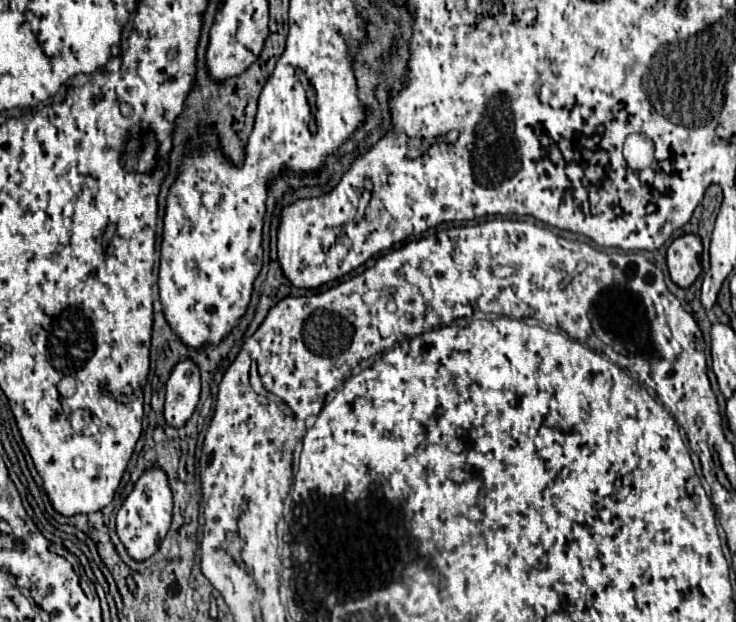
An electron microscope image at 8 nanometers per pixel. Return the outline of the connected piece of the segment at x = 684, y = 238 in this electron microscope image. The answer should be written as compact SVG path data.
M681 235L667 249L667 267L673 283L679 287L689 287L701 273L701 253L703 243L699 235Z

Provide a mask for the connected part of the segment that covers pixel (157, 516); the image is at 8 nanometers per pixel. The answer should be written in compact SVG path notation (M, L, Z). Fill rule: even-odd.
M161 469L145 471L116 515L117 535L125 545L127 553L135 561L145 561L159 549L171 525L171 507L173 507L173 499L171 499L167 475Z

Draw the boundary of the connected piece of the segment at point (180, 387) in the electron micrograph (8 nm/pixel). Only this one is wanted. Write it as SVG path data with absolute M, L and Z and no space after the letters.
M179 361L167 381L165 421L169 427L181 429L191 419L199 403L199 369L193 361Z

